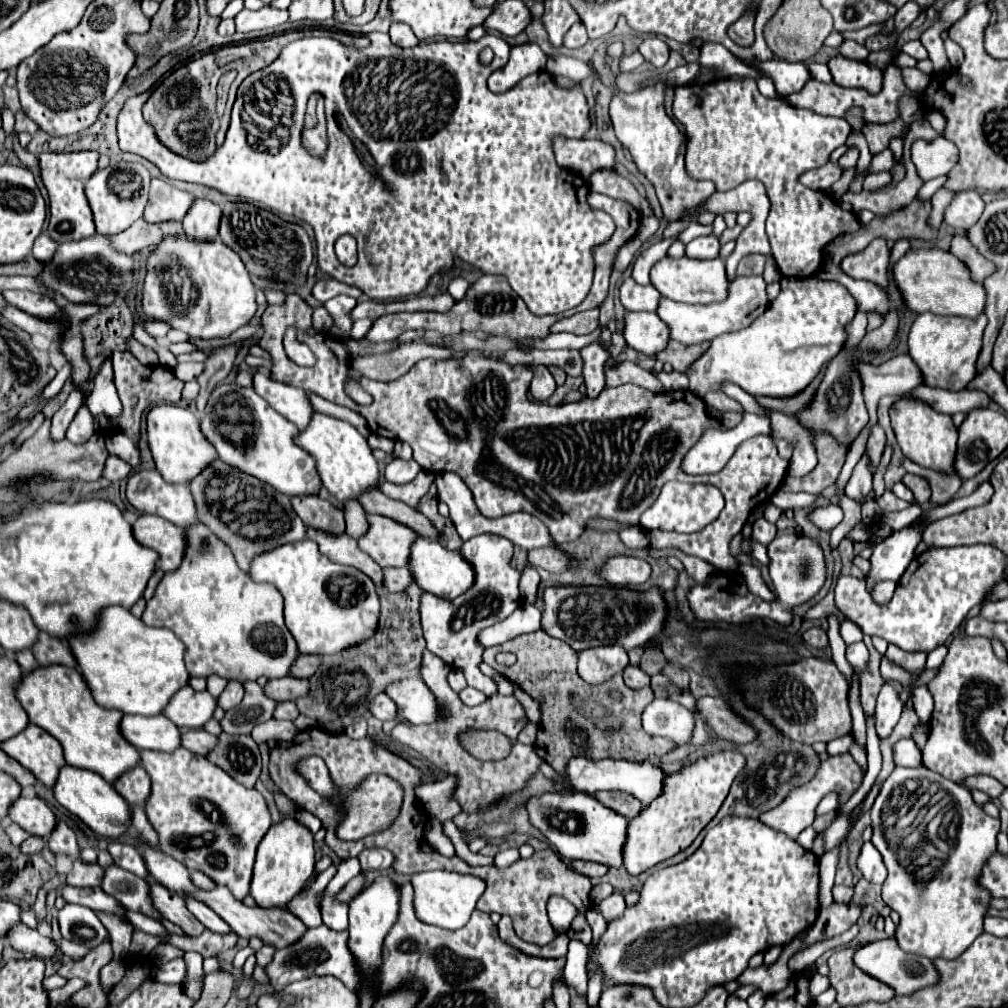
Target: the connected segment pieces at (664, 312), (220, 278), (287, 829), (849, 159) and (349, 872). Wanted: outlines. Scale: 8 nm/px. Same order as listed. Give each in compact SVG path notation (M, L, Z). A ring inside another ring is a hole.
M746 275L746 277L736 277L730 285L728 299L714 305L686 305L686 303L676 303L662 297L660 307L658 307L658 317L666 321L666 325L670 325L672 339L690 345L690 343L712 341L718 335L748 327L758 315L766 311L768 305L770 305L770 299L768 299L766 281L762 279L762 275Z
M186 233L166 235L146 257L142 313L190 337L222 339L254 317L256 291L238 253L222 243L220 237L214 241L196 241Z
M282 819L268 829L258 845L250 895L260 907L284 905L300 893L304 881L314 871L314 863L314 835L310 833L310 829L296 819Z
M848 147L848 151L838 159L838 164L842 171L849 169L850 167L856 167L859 158L859 151L856 147Z
M346 859L346 861L340 861L340 867L338 867L338 873L334 875L334 879L328 883L328 887L332 887L332 893L336 895L338 889L342 889L342 885L346 885L348 879L352 879L354 875L358 875L362 869L360 869L360 863L358 859Z

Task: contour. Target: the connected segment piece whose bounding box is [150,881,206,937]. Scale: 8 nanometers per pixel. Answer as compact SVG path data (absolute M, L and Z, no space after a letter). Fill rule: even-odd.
M150 881L150 887L152 887L150 891L152 891L154 907L164 915L164 919L180 925L192 937L206 931L206 927L186 909L184 899L176 891L172 891L172 889L156 883L156 881Z

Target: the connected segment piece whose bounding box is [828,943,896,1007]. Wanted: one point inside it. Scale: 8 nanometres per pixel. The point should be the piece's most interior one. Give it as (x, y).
(854, 987)

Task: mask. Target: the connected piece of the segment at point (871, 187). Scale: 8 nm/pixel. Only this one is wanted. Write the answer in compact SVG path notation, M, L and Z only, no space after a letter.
M876 173L876 175L868 175L864 181L864 191L878 191L884 189L886 185L890 185L892 175L890 173Z

